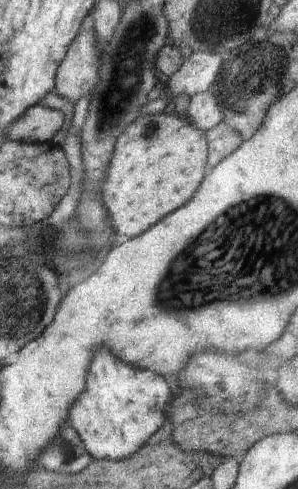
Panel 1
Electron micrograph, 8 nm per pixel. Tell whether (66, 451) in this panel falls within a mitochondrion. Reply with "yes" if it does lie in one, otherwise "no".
yes

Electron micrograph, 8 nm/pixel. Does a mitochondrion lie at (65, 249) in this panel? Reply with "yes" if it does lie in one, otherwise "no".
yes

